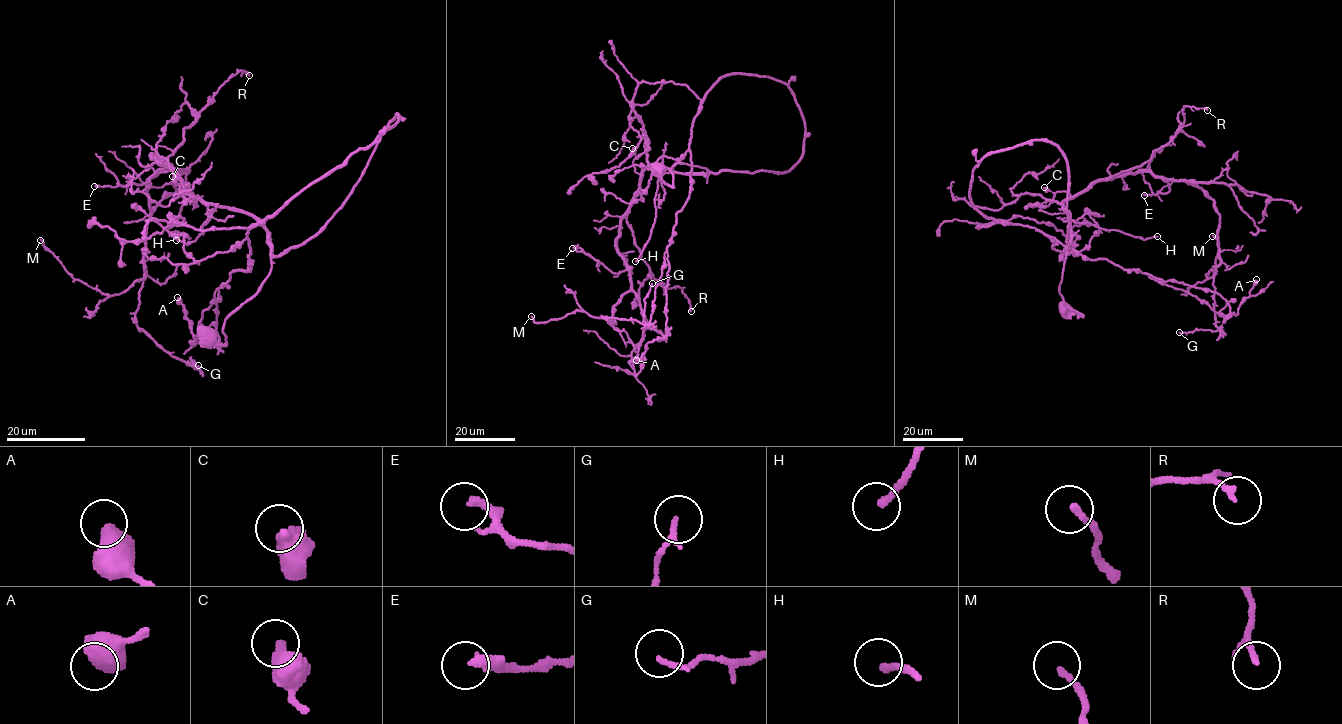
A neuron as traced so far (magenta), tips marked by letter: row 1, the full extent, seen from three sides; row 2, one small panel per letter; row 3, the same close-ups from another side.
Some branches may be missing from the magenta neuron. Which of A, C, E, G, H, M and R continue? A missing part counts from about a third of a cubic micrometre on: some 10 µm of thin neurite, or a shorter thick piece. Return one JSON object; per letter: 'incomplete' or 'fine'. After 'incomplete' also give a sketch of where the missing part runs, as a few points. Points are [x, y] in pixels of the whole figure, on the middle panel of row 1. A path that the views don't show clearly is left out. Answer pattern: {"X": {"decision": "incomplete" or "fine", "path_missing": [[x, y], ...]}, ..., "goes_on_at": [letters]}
{"A": {"decision": "fine"}, "C": {"decision": "fine"}, "E": {"decision": "fine"}, "G": {"decision": "fine"}, "H": {"decision": "fine"}, "M": {"decision": "fine"}, "R": {"decision": "fine"}, "goes_on_at": []}

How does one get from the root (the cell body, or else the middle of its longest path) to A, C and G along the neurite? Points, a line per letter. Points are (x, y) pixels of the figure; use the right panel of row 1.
A: (1065, 308), (1067, 163), (990, 152), (988, 217), (1234, 314), (1256, 279)
C: (1065, 308), (1082, 315), (1070, 310), (1059, 292), (1070, 239), (1070, 216), (1063, 202), (1070, 195), (1044, 187)
G: (1065, 308), (1082, 315), (1059, 292), (1063, 202), (1150, 172), (1197, 185), (1219, 215), (1219, 329), (1179, 332)

